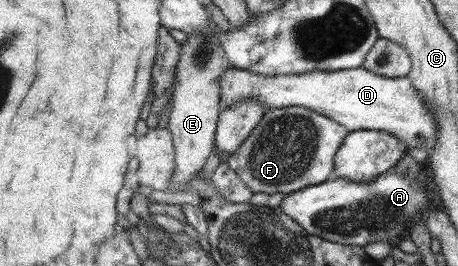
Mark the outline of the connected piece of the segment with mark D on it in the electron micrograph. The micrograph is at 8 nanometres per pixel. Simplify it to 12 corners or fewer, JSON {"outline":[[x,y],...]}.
{"outline":[[363,66],[262,76],[228,67],[220,110],[256,99],[436,145],[436,119],[408,77]]}

